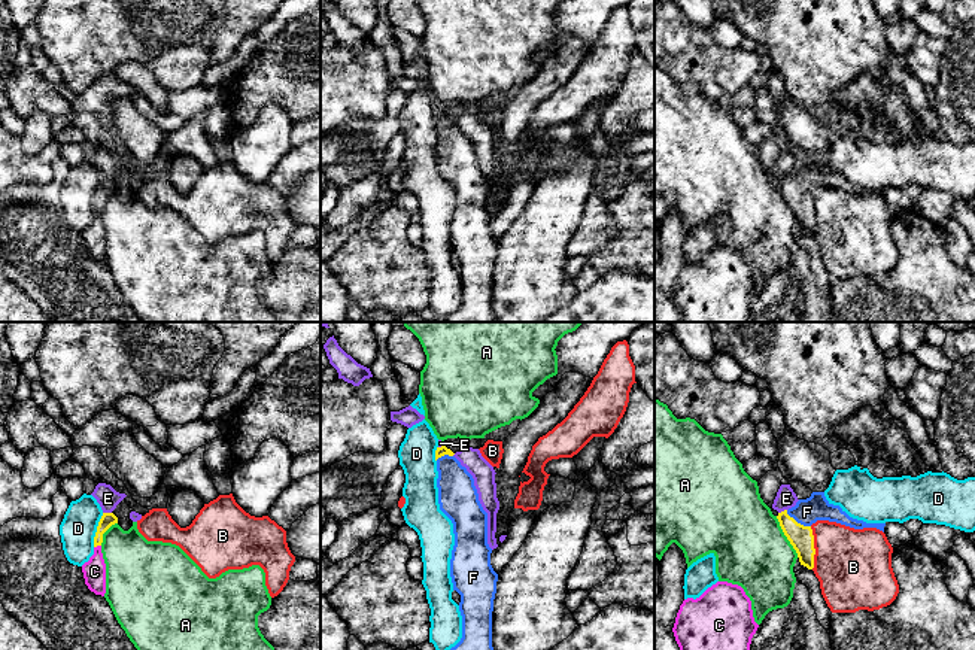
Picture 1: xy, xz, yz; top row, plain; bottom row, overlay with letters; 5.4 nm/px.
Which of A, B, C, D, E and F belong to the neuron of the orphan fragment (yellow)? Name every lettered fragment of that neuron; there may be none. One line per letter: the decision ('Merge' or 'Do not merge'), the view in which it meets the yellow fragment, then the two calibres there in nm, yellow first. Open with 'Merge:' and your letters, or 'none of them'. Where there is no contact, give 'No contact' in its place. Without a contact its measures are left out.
Merge: C, F
A: Do not merge. Touches yellow in yz. Thickness 130 nm (yellow) against 400 nm
B: Do not merge. Touches yellow in yz. Thickness 130 nm (yellow) against 400 nm
C: Merge. Touches yellow in xy. Thickness 80 nm (yellow) against 130 nm
D: Do not merge. Touches yellow in xy. Thickness 80 nm (yellow) against 190 nm
E: Do not merge. Touches yellow in xy. Thickness 80 nm (yellow) against 120 nm
F: Merge. Touches yellow in yz. Thickness 130 nm (yellow) against 140 nm

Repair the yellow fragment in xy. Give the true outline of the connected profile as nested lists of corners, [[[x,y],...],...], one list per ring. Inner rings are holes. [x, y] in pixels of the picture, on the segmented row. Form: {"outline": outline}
{"outline": [[[103,513],[94,537],[94,555],[82,565],[85,584],[91,592],[101,596],[106,593],[106,564],[101,553],[103,534],[115,523],[118,523],[118,517],[113,513]]]}

